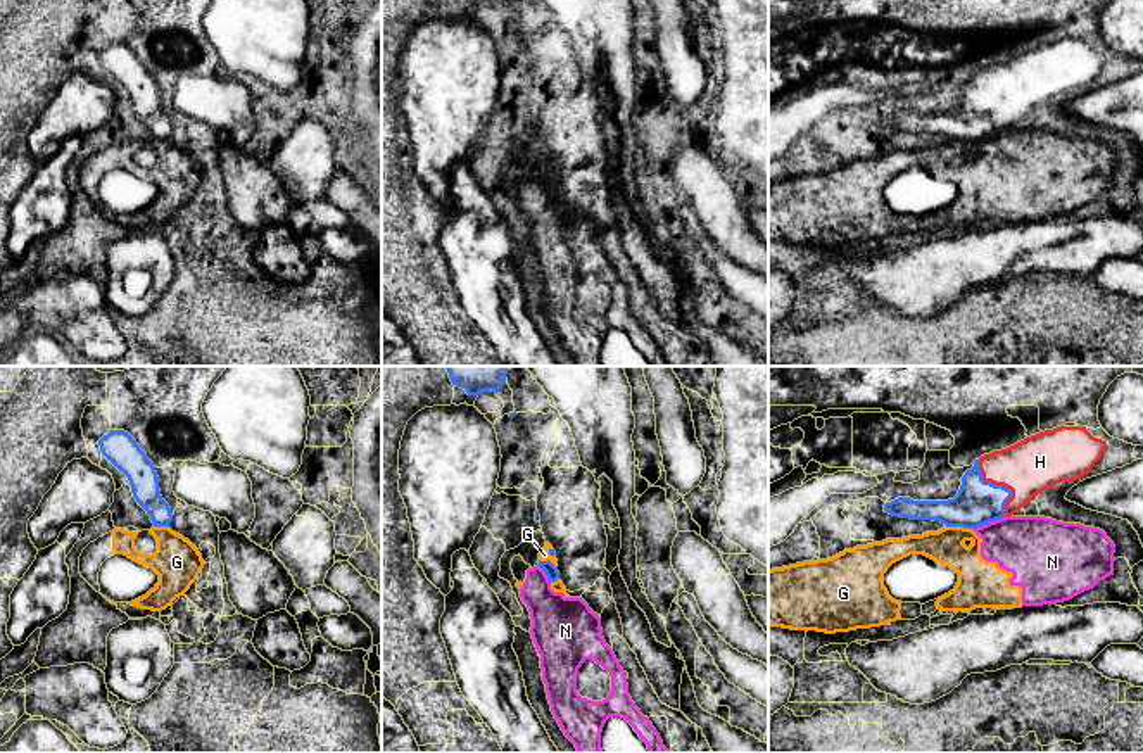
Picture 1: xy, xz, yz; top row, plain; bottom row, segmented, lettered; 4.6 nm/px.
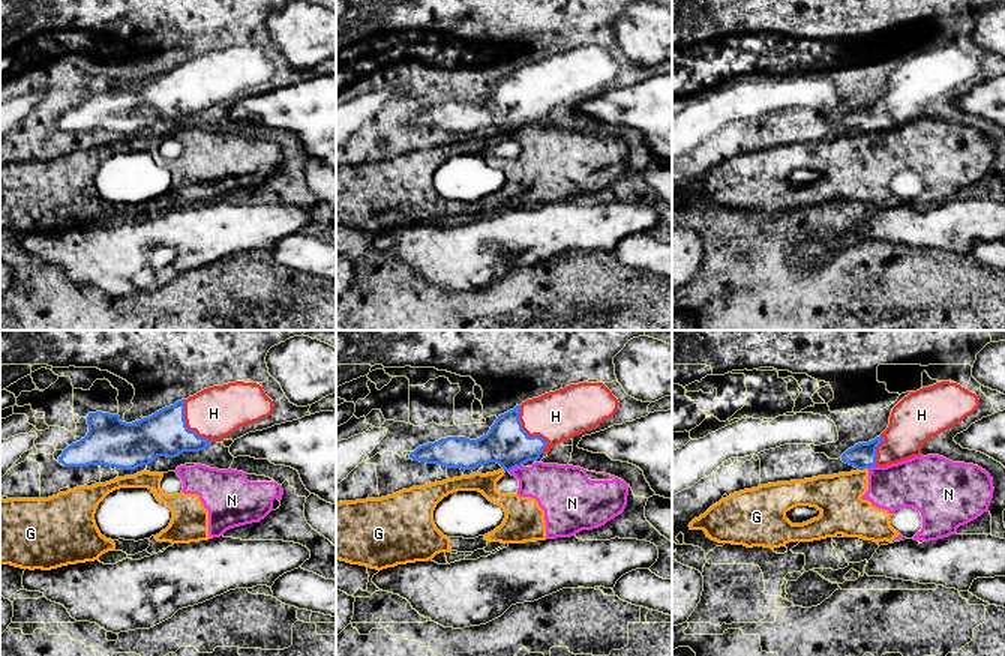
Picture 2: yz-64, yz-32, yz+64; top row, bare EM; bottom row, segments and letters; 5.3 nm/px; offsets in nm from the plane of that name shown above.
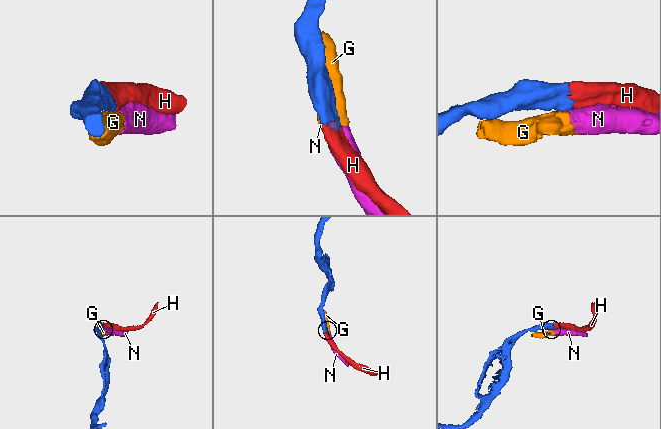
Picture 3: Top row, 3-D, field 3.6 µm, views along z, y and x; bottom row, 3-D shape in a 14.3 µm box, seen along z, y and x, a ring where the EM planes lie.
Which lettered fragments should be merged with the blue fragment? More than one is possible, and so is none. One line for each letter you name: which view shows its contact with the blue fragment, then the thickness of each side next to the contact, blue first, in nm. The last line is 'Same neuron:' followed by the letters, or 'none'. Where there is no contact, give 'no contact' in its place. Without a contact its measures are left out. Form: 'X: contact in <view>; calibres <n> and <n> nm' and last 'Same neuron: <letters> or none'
H: contact in yz; calibres 200 and 260 nm
Same neuron: H

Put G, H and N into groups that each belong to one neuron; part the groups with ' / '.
G N / H

